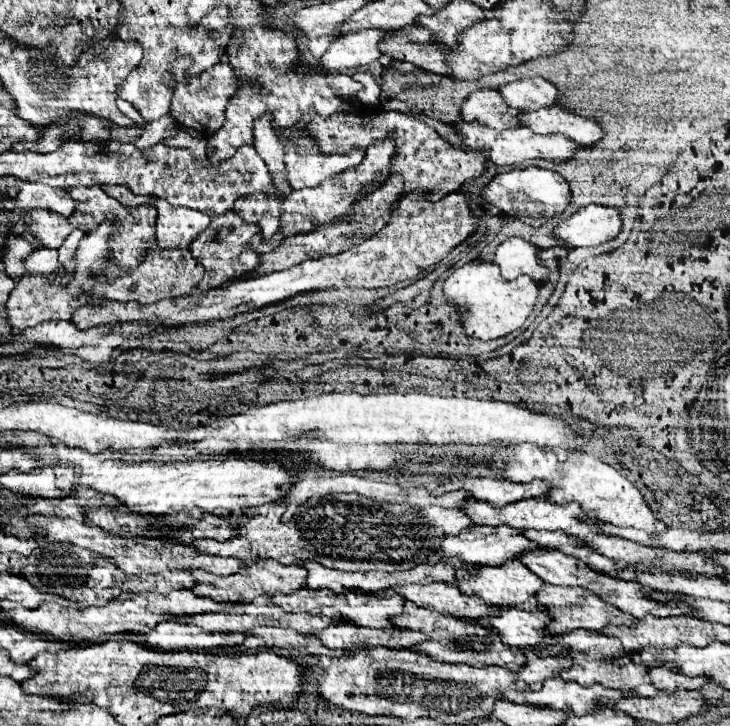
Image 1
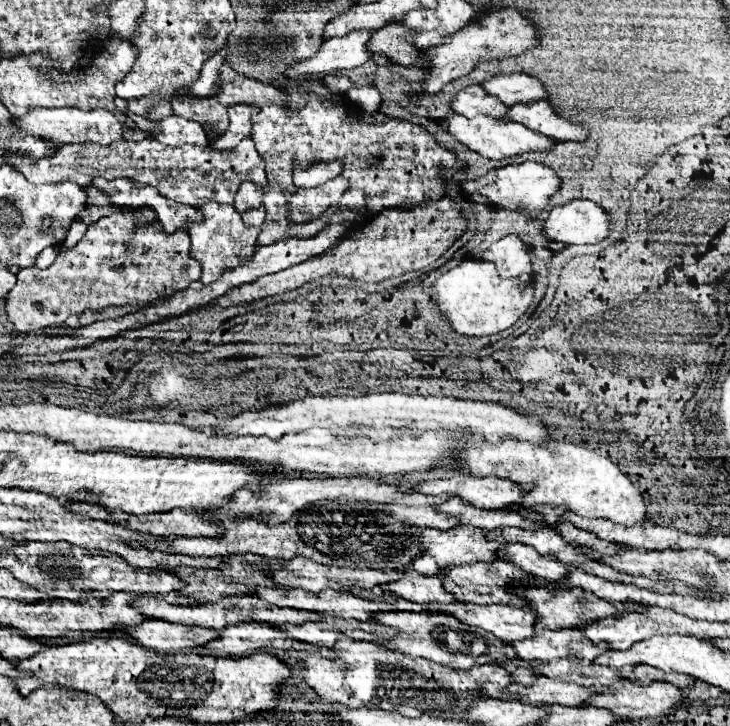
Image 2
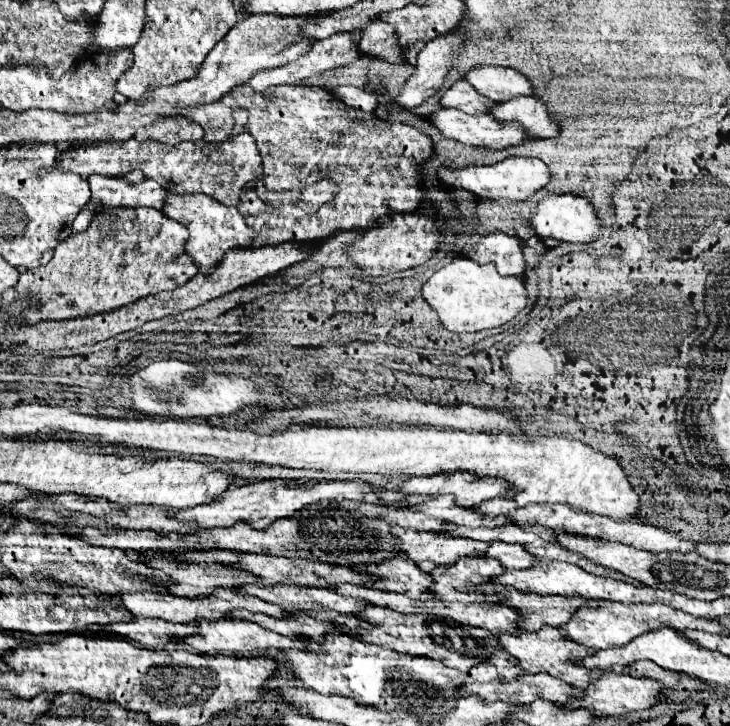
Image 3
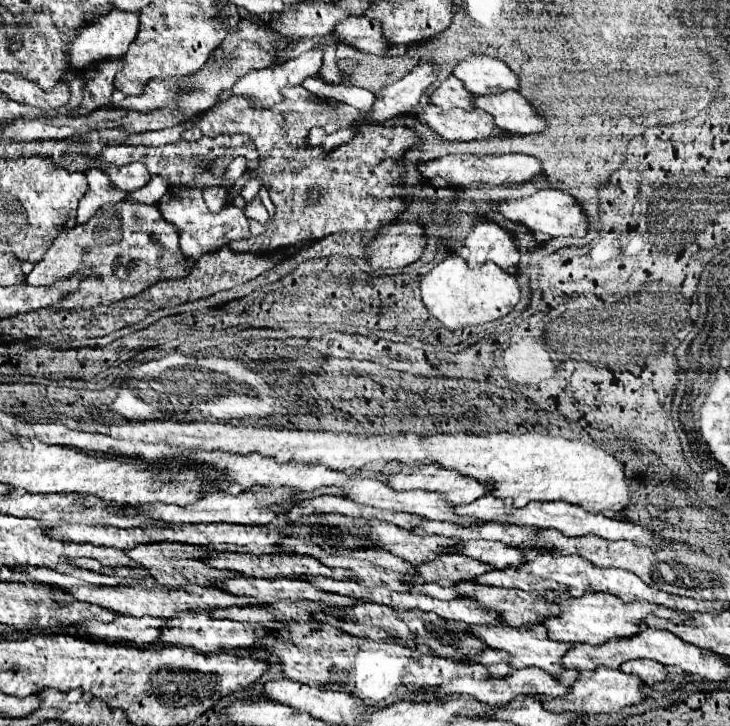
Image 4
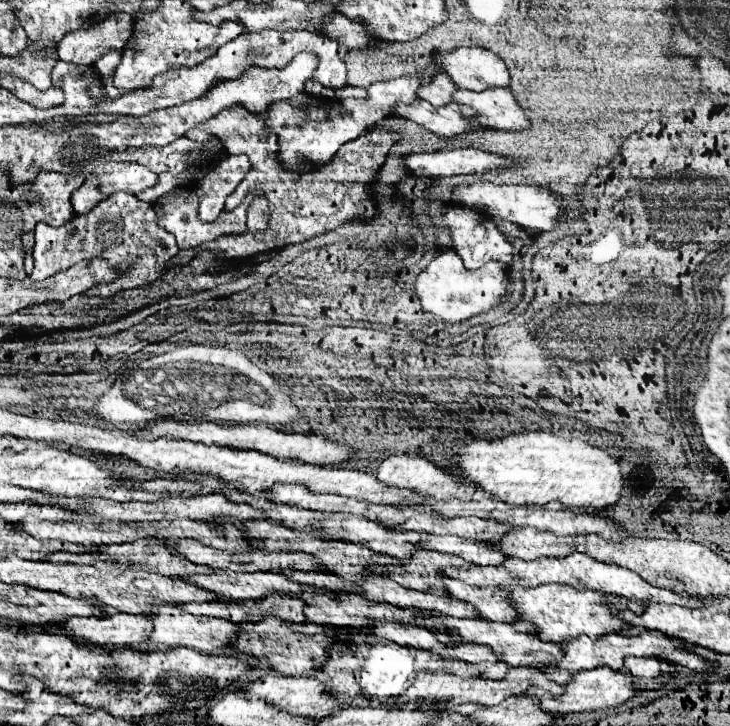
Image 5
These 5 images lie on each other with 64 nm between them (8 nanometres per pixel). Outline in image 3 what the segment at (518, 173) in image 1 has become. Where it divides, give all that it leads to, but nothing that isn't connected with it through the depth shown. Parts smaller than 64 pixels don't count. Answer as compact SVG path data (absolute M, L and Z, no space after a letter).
M510 156L502 162L496 164L466 164L464 168L448 168L440 166L438 168L438 178L440 182L456 188L464 188L468 192L474 192L482 198L508 198L508 200L526 200L530 194L536 190L544 188L548 184L550 172L544 162L538 158L526 158L526 156Z

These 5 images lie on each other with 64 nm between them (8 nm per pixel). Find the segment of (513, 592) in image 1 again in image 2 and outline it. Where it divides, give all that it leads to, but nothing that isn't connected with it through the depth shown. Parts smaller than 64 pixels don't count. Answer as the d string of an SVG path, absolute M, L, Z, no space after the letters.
M494 560L494 562L472 562L472 564L460 564L450 570L444 570L440 574L442 586L446 592L450 592L458 602L472 602L472 604L514 604L522 606L520 598L512 592L508 592L508 580L516 580L516 576L528 576L514 564L508 564L504 560Z

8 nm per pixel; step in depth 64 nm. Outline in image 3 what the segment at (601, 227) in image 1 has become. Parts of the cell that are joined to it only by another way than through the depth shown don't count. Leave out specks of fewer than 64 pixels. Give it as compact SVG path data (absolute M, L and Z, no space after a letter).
M546 194L532 210L530 226L540 238L552 236L556 240L568 240L568 242L590 242L600 236L600 222L596 218L592 204L574 194Z

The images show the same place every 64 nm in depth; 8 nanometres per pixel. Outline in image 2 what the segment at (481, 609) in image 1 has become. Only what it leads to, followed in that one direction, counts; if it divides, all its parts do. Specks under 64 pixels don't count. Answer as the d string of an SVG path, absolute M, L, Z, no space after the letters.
M412 564L394 570L400 580L396 582L388 582L384 584L384 588L396 596L402 596L410 602L418 602L418 604L426 604L426 602L456 602L452 600L452 596L448 596L448 592L444 592L440 578L438 576L426 576L420 574L412 568Z

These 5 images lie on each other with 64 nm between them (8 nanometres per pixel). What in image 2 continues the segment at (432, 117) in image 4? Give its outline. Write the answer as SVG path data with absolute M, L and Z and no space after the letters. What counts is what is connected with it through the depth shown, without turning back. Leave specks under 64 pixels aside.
M452 112L448 118L442 120L442 126L464 146L468 146L470 150L480 152L486 158L494 158L494 160L502 160L506 156L516 156L516 154L524 154L530 150L548 150L554 140L542 134L536 134L532 130L528 130L526 126L518 124L518 122L506 122L506 120L496 120L492 116L474 116L474 118L466 118L462 114Z

